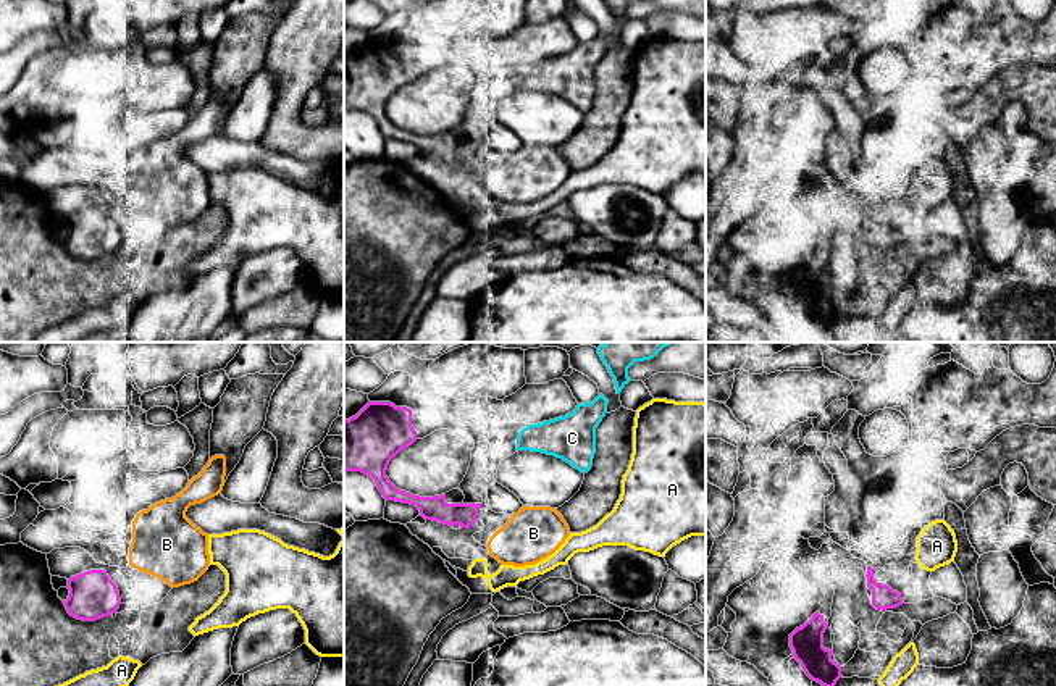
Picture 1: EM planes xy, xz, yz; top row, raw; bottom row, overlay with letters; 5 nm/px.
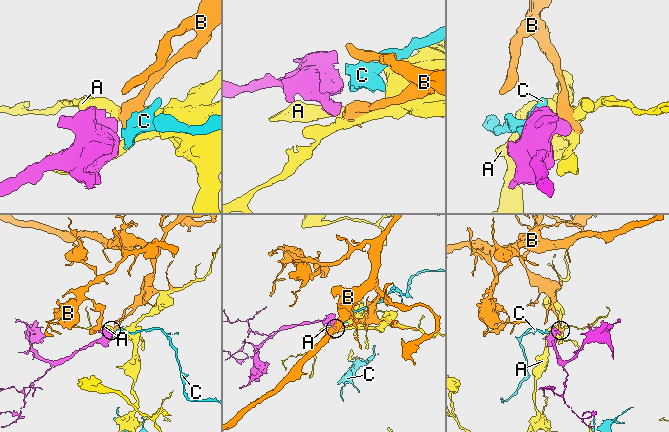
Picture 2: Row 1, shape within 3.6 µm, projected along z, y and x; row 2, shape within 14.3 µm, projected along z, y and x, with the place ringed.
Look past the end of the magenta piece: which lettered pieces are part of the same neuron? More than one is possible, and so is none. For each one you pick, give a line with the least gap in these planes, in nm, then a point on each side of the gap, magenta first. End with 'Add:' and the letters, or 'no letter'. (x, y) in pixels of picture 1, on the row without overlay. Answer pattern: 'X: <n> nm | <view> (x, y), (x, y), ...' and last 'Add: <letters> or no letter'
C: 320 nm | xz (480, 142), (517, 87)
Add: C

